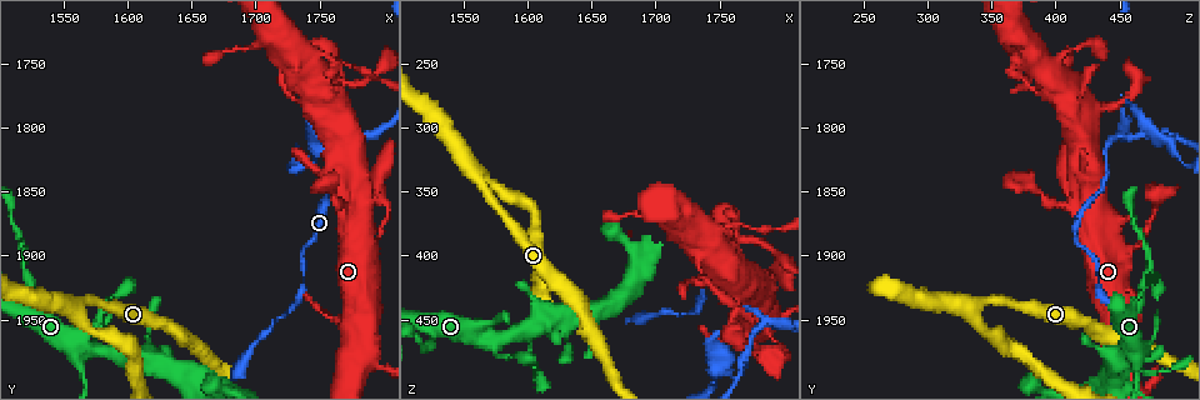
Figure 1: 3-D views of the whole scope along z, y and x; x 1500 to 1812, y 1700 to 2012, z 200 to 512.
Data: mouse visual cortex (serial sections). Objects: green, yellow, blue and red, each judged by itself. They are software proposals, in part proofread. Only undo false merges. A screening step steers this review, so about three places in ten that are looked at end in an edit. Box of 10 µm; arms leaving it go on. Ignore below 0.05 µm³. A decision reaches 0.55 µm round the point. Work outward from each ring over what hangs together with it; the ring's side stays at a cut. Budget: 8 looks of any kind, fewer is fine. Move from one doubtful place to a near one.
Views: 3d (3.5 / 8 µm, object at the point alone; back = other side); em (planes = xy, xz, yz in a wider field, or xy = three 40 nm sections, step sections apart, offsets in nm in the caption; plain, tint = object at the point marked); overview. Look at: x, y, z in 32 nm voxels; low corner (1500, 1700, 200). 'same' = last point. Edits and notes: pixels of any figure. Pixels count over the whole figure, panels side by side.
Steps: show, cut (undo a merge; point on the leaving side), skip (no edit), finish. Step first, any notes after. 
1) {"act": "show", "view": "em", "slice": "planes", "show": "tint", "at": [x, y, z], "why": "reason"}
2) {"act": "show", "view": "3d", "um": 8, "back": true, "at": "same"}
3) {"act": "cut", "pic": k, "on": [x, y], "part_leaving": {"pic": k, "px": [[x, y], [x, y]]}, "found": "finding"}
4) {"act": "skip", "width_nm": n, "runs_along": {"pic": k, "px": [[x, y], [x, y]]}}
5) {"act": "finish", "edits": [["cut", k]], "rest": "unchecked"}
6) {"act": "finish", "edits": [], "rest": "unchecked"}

{"act": "show", "view": "3d", "um": 3.5, "at": [1606, 1974, 442], "why": "sudden change in width"}

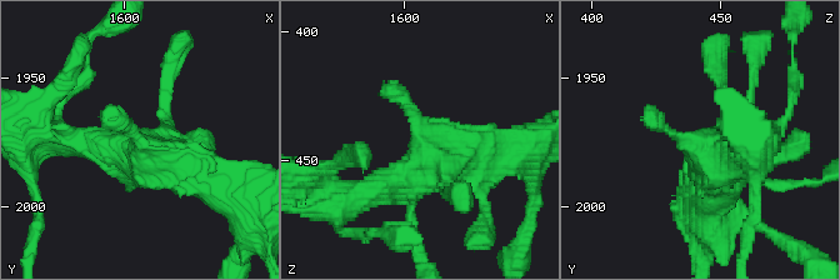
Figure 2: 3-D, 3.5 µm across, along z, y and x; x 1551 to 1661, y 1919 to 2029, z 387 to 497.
{"act": "show", "view": "em", "slice": "xy", "step": 1, "show": "tint", "at": [1606, 1975, 443], "why": "need the tissue"}

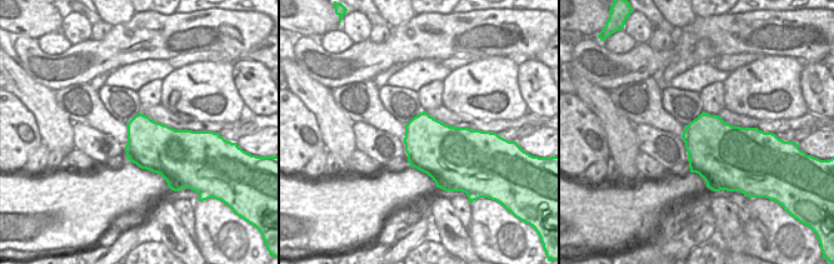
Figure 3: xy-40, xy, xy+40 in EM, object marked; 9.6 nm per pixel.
{"act": "skip", "width_nm": 500, "runs_along": {"pic": 2, "px": [[116, 150], [261, 196]]}, "found": "all the same cell"}

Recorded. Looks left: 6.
{"act": "show", "view": "3d", "um": 3.5, "at": [1722, 1948, 444], "why": "narrows sharply"}

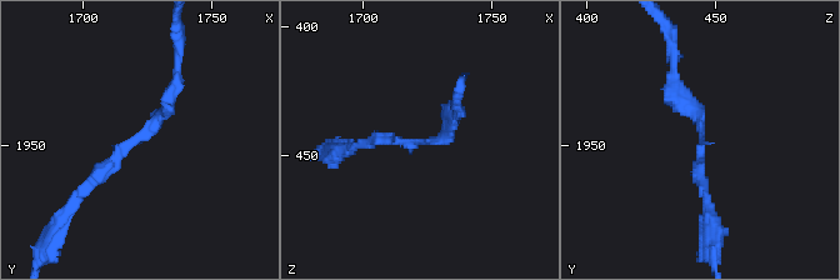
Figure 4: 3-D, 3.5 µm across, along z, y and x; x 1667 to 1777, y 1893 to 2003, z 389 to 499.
{"act": "show", "view": "em", "slice": "xy", "step": 2, "show": "tint", "at": [1723, 1946, 444], "arm_widths_nm": [150, 200]}

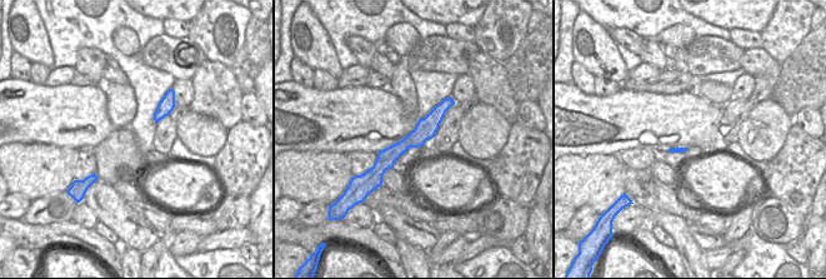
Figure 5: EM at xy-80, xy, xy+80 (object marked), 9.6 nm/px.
{"act": "skip", "runs_along": {"pic": 4, "px": [[176, 71], [169, 109], [80, 190]]}, "found": "continuous, no second cell"}

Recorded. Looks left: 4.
{"act": "show", "view": "3d", "um": 8, "at": [1784, 1808, 452], "why": "three arms meet"}

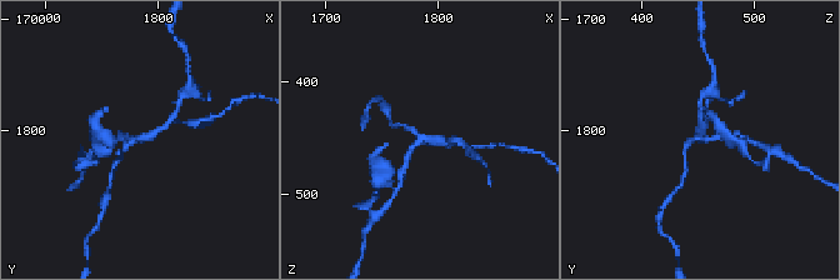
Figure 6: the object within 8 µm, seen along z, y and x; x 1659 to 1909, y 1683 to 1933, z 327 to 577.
{"act": "show", "view": "em", "slice": "xy", "step": 5, "show": "tint", "at": "same", "arms": 3, "arm_widths_nm": [150, 150, 150]}

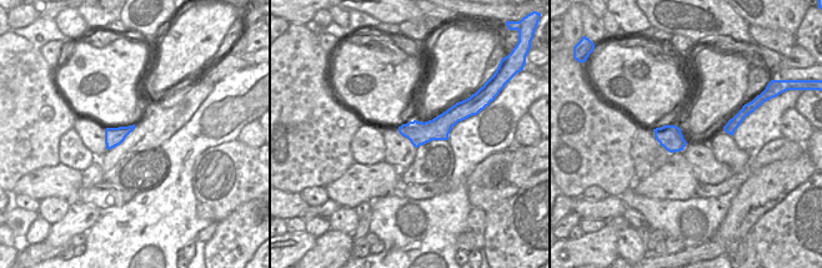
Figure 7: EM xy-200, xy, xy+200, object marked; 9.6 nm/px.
{"act": "cut", "pic": 6, "on": [191, 123], "width_nm": 240, "part_leaving": {"pic": 6, "px": [[420, 139], [405, 165], [386, 174]]}, "found": "two cells meet here"}

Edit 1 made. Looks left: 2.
{"act": "show", "view": "3d", "um": 3.5, "at": [1560, 1942, 336], "why": "side arm on a straight run"}

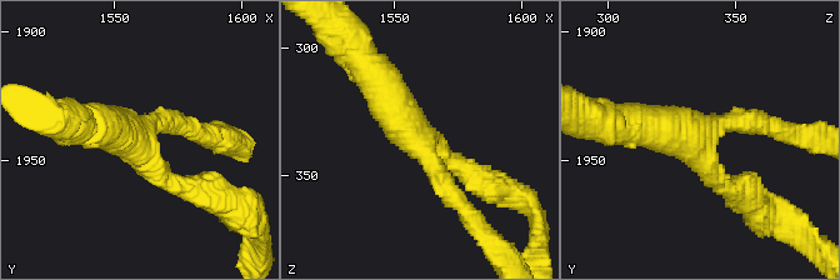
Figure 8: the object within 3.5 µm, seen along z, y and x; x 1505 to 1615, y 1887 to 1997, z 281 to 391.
{"act": "show", "view": "em", "slice": "planes", "show": "tint", "at": [1560, 1942, 335], "arms": 3, "arm_widths_nm": [250, 250, 500], "why": "now the EM"}

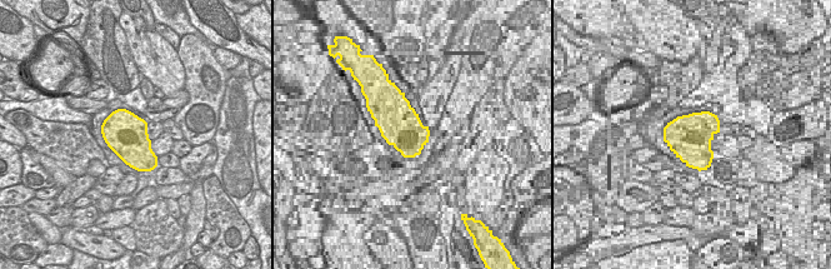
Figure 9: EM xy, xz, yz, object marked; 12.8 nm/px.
{"act": "skip", "runs_along": {"pic": 8, "px": [[456, 203], [375, 75]]}, "found": "one cell here"}

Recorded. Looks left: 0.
{"act": "finish", "edits": [["cut", 6]], "rest": "unchecked"}

